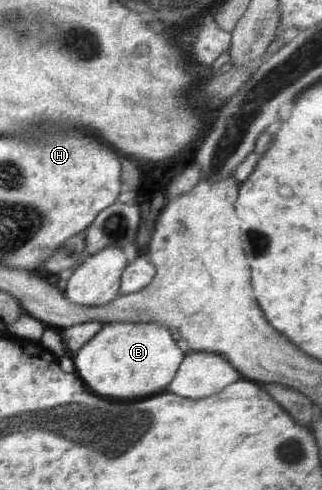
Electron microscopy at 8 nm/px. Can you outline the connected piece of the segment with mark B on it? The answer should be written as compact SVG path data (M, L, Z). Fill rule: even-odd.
M152 322L104 323L98 334L71 354L74 372L100 396L140 398L165 392L185 357L170 331Z

